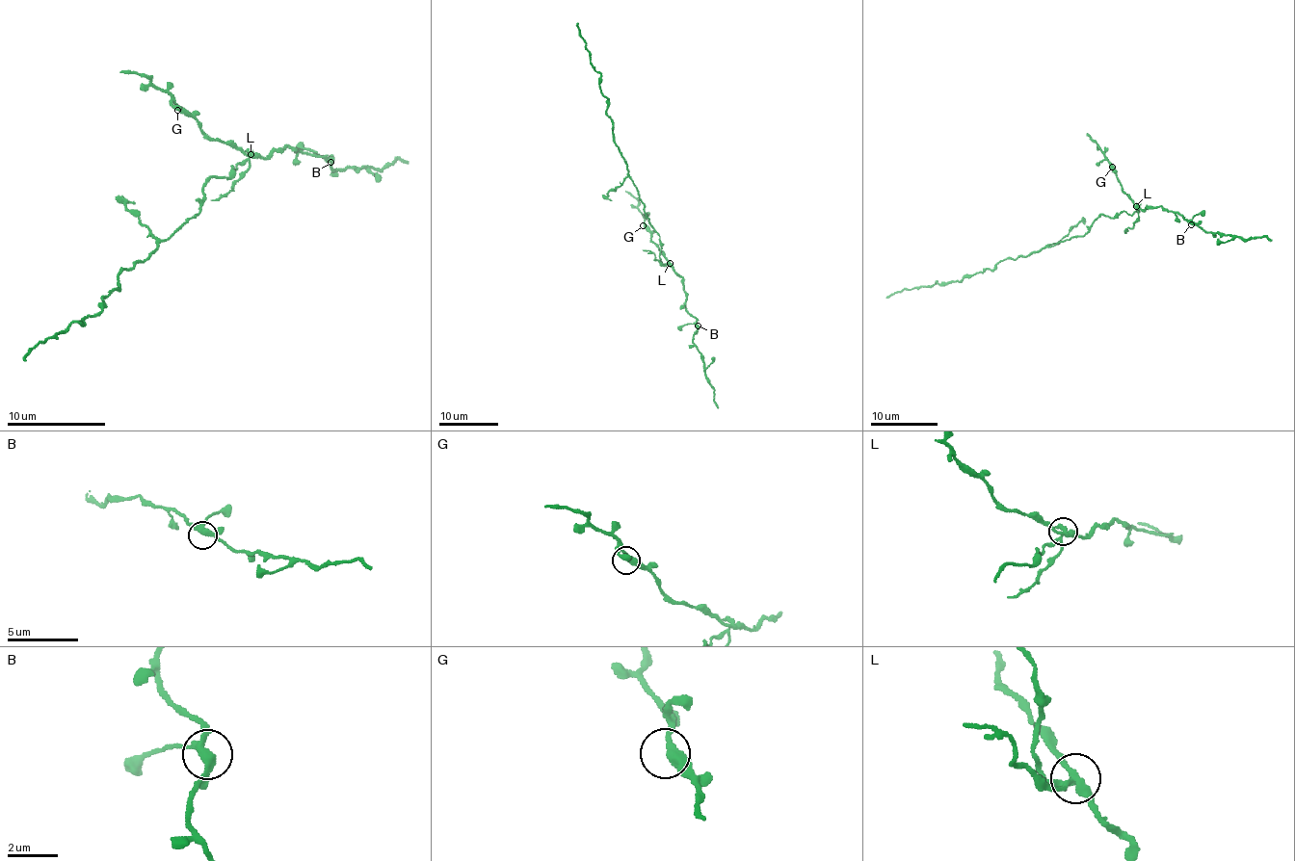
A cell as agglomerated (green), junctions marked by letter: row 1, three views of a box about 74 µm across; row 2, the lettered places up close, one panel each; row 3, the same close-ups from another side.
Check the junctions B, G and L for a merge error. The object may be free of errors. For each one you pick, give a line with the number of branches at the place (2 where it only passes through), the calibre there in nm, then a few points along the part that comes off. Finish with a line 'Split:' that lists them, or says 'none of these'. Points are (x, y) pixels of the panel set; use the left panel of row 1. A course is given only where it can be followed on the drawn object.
L: 4 | 300 nm | (250, 154), (227, 179), (210, 178), (197, 216), (118, 272), (119, 288), (100, 311), (39, 343), (26, 361)
Split: L

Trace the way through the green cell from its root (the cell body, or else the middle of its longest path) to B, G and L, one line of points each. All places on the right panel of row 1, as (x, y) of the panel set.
B: (1086, 232), (1101, 215), (1117, 218), (1123, 211), (1132, 215), (1149, 206), (1163, 206), (1178, 212), (1191, 224)
G: (1086, 232), (1101, 215), (1117, 218), (1123, 211), (1132, 215), (1137, 211), (1112, 167)
L: (1086, 232), (1101, 215), (1117, 218), (1123, 211), (1132, 215), (1137, 211), (1136, 206)

